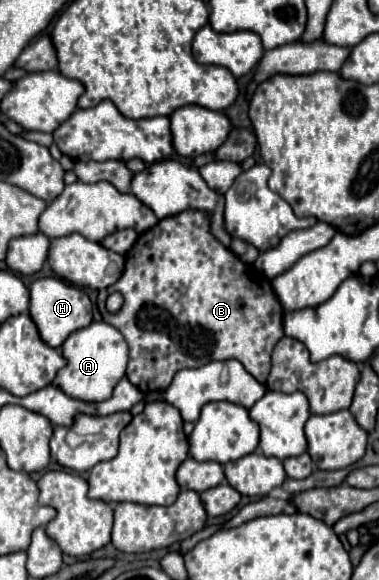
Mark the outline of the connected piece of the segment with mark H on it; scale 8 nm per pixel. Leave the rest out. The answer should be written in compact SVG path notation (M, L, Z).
M44 277L30 285L30 317L36 323L38 333L42 333L42 341L58 349L70 333L86 327L92 321L92 303L82 289L58 277Z

